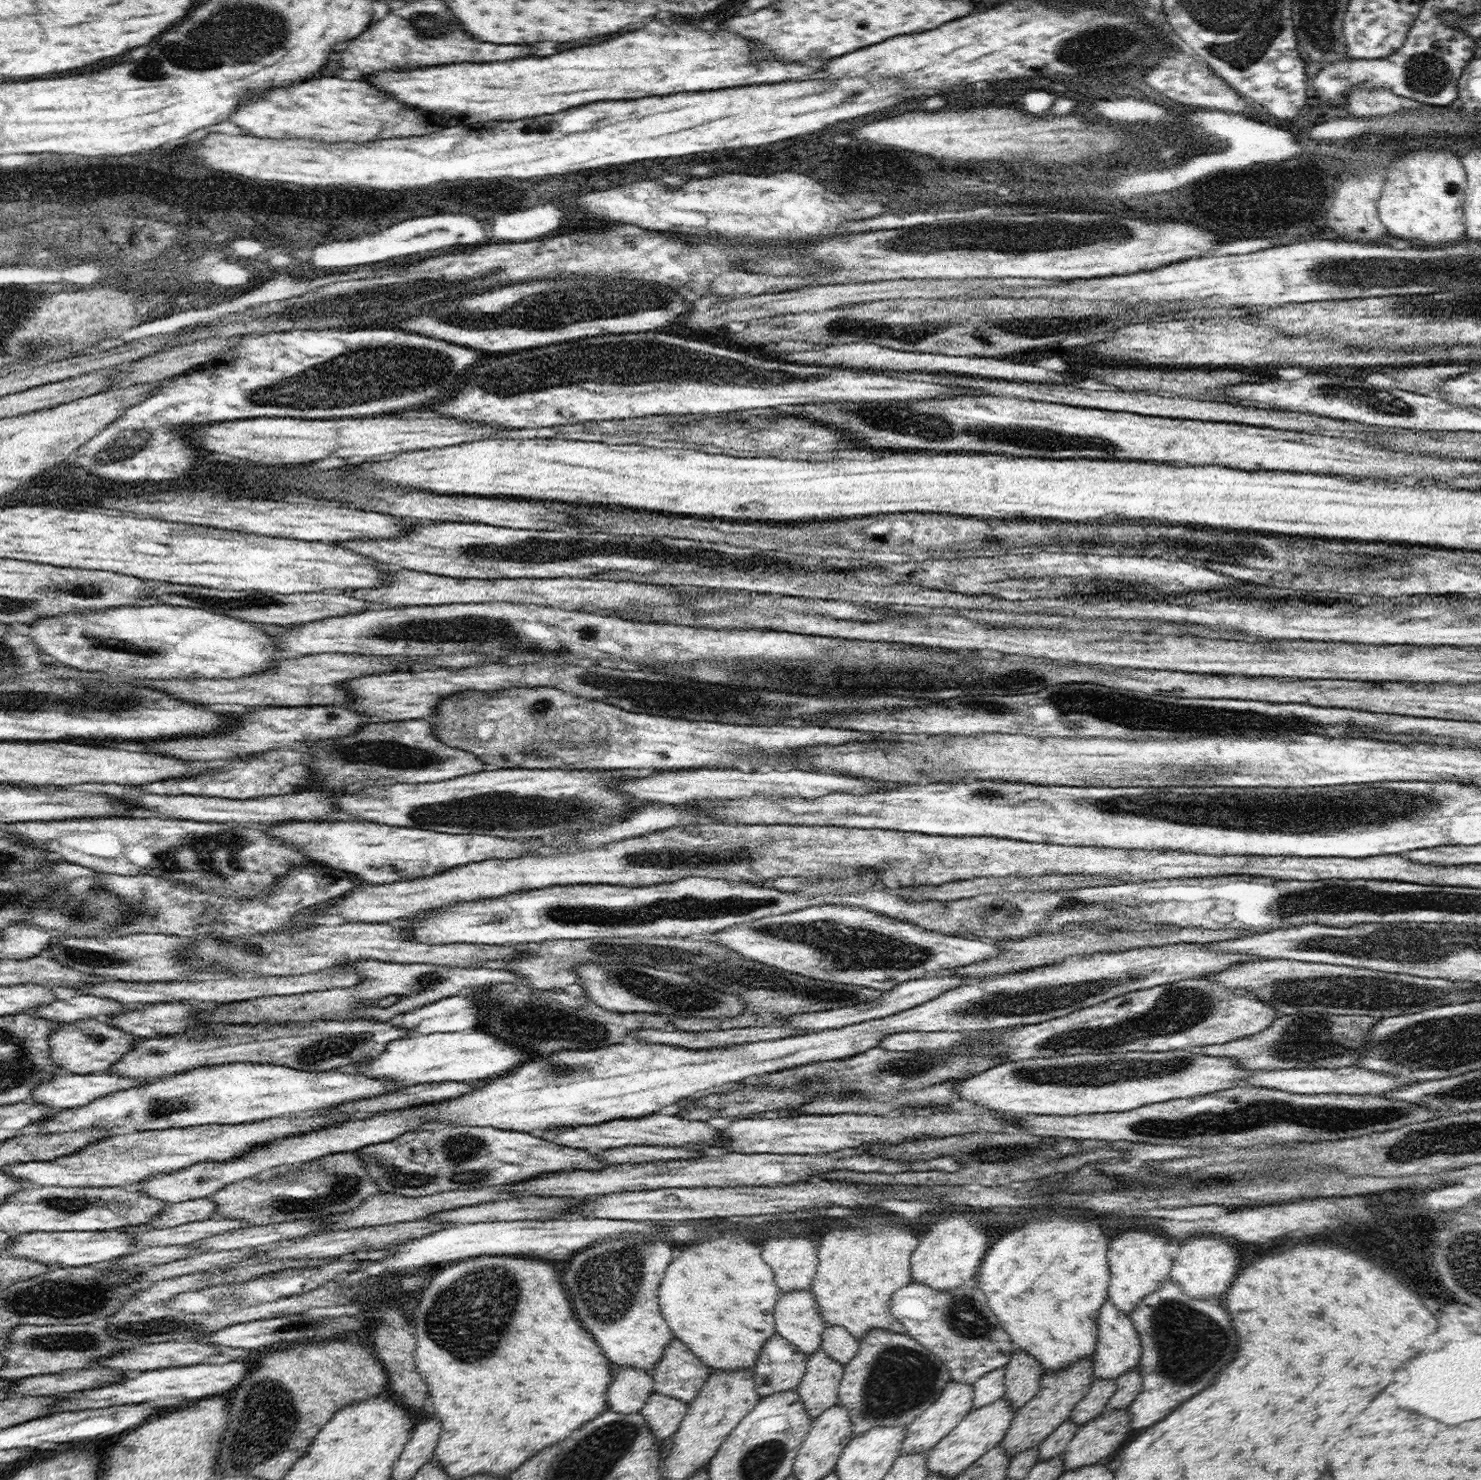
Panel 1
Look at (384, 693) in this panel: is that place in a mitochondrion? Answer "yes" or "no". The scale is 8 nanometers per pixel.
no

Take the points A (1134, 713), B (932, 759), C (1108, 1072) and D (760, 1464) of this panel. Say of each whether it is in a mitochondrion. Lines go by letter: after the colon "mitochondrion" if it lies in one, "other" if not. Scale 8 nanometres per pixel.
A: mitochondrion
B: other
C: mitochondrion
D: mitochondrion

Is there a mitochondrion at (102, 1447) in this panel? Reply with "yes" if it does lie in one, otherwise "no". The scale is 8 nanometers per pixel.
no

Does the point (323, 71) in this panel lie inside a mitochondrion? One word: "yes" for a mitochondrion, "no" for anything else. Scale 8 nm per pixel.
no

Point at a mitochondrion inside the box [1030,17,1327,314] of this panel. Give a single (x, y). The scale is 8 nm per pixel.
(1236, 54)

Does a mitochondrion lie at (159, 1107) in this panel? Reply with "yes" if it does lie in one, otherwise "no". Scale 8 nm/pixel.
yes

